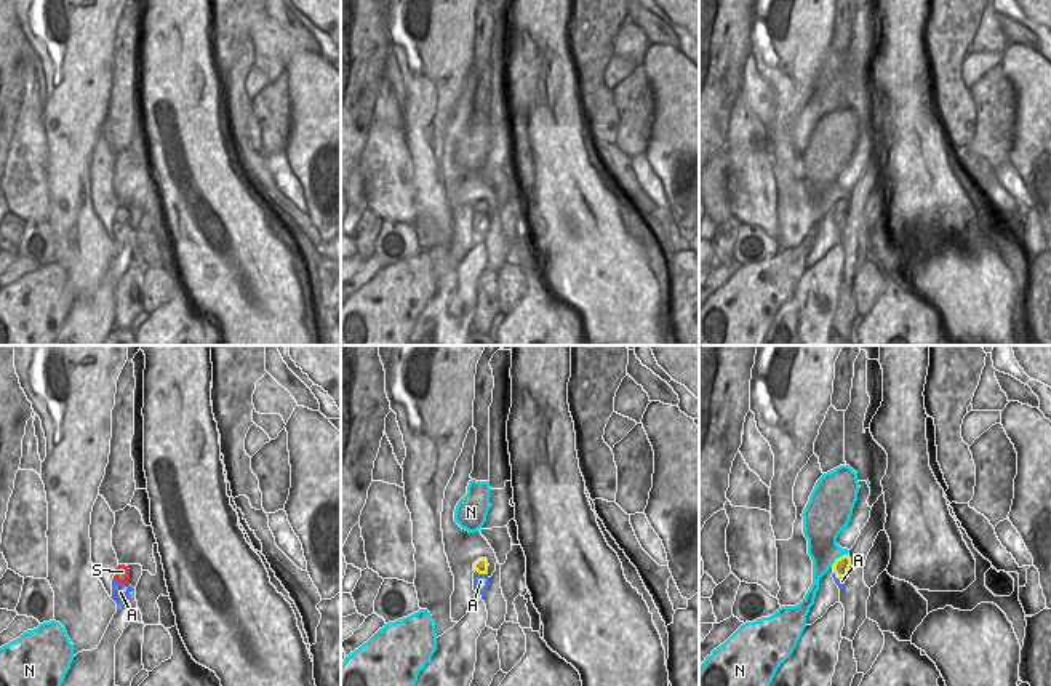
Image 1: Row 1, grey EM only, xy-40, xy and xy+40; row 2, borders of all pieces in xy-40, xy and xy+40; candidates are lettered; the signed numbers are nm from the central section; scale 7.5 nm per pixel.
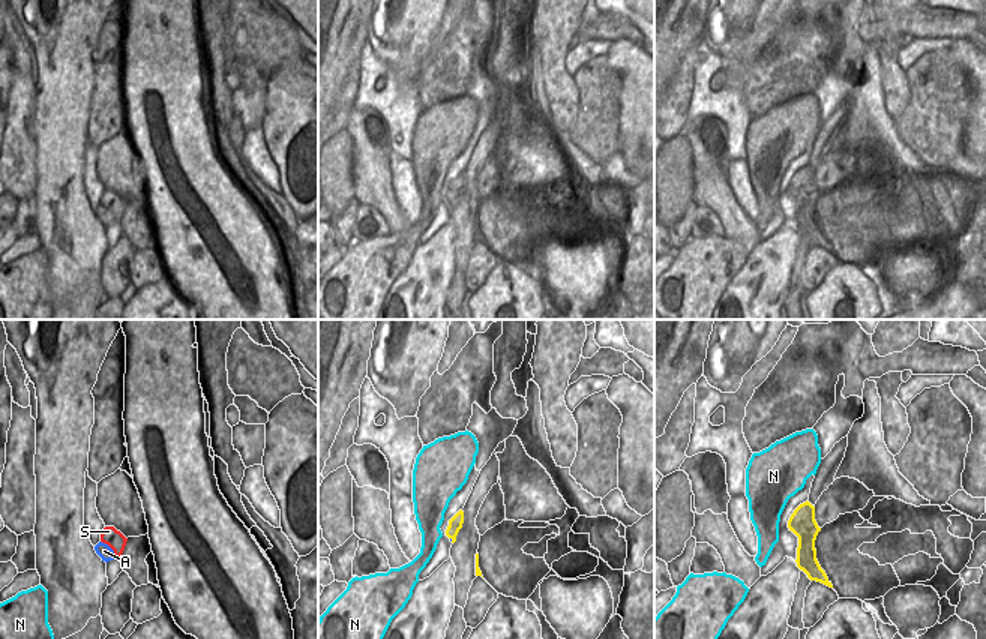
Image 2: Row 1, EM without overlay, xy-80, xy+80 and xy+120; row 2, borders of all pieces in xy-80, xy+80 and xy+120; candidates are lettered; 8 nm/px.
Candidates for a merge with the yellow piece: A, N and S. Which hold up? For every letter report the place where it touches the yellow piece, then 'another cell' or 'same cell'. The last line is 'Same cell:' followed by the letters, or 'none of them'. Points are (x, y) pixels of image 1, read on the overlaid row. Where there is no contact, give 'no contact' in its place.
A: meets yellow in xy at (482, 573); another cell
N: meets yellow in xy+40 at (840, 557); another cell
S: no contact; same cell
Same cell: S

